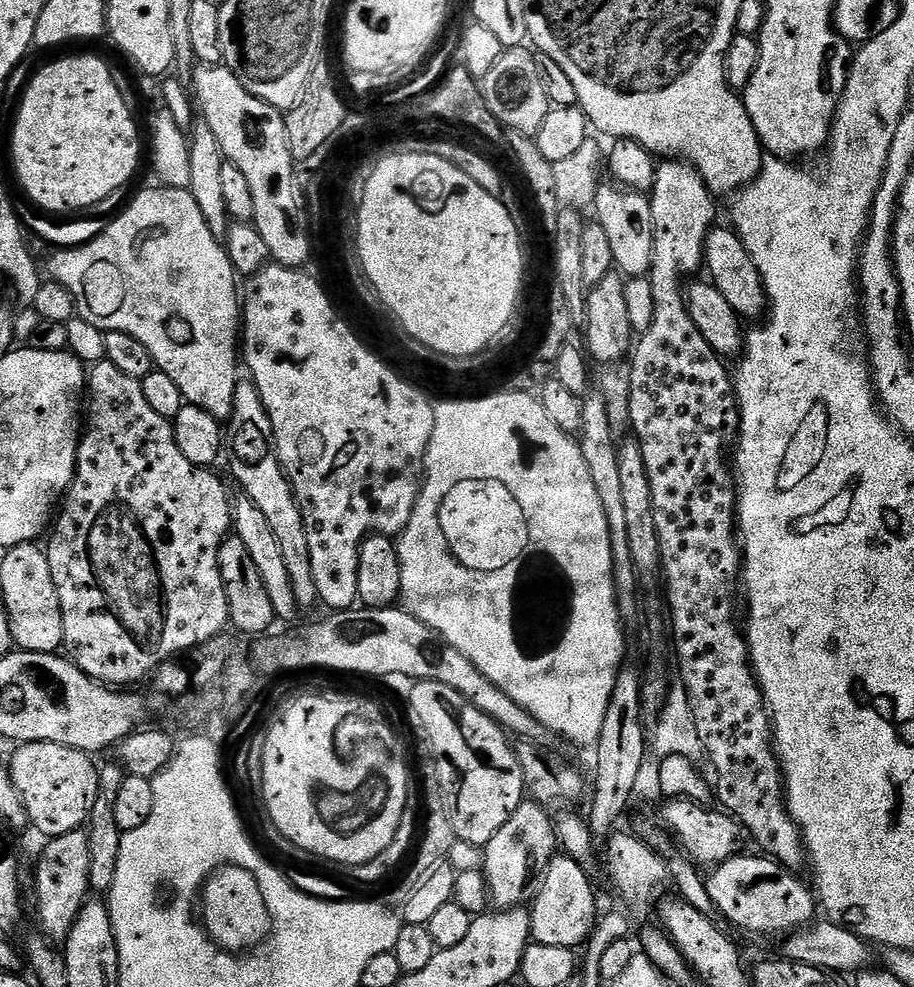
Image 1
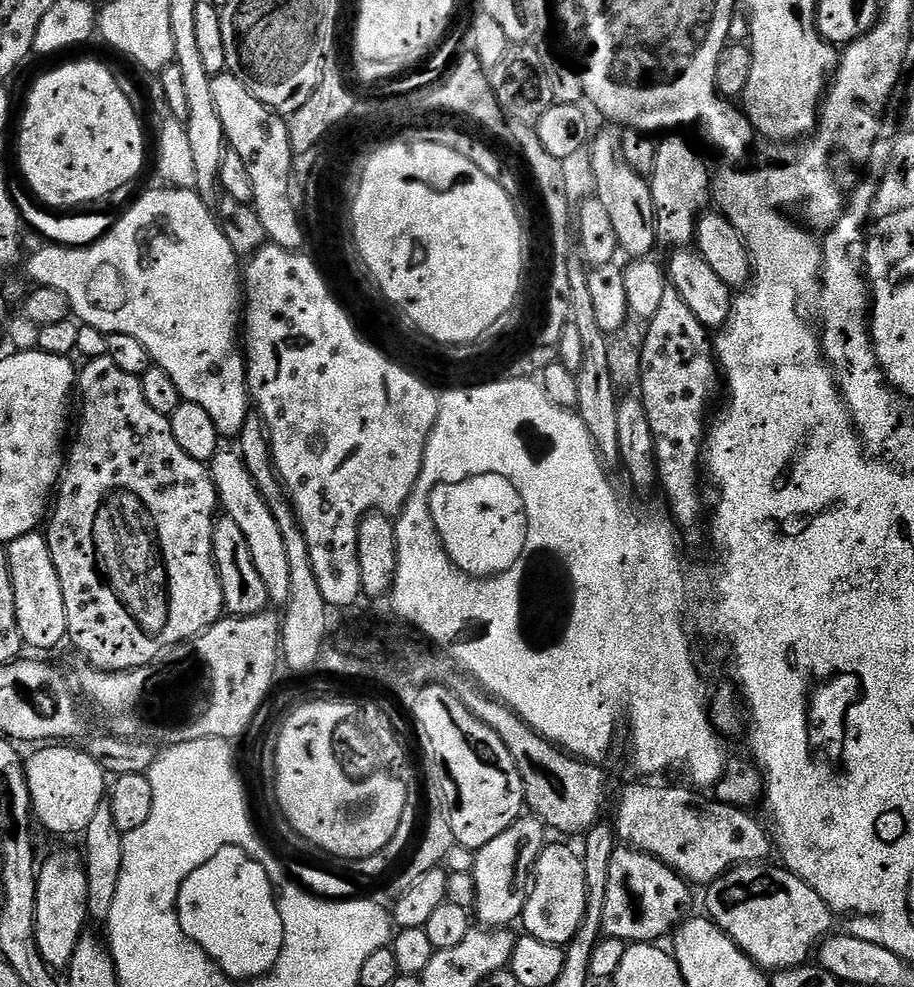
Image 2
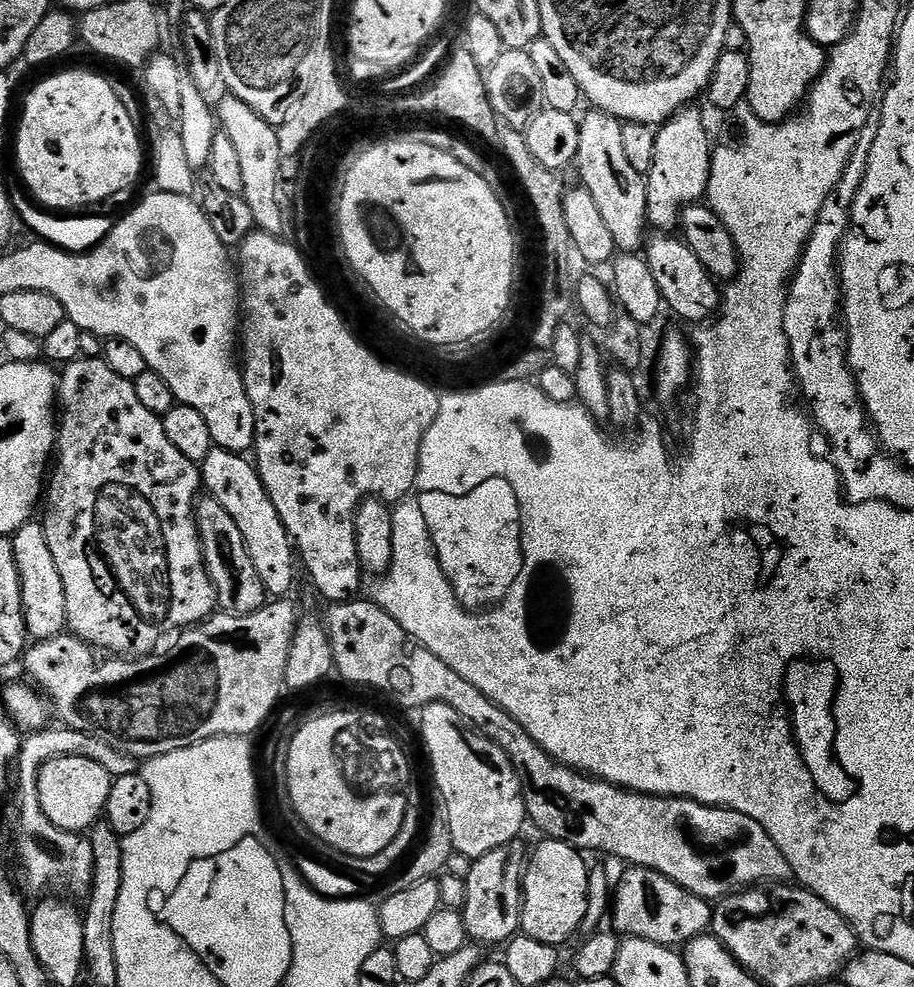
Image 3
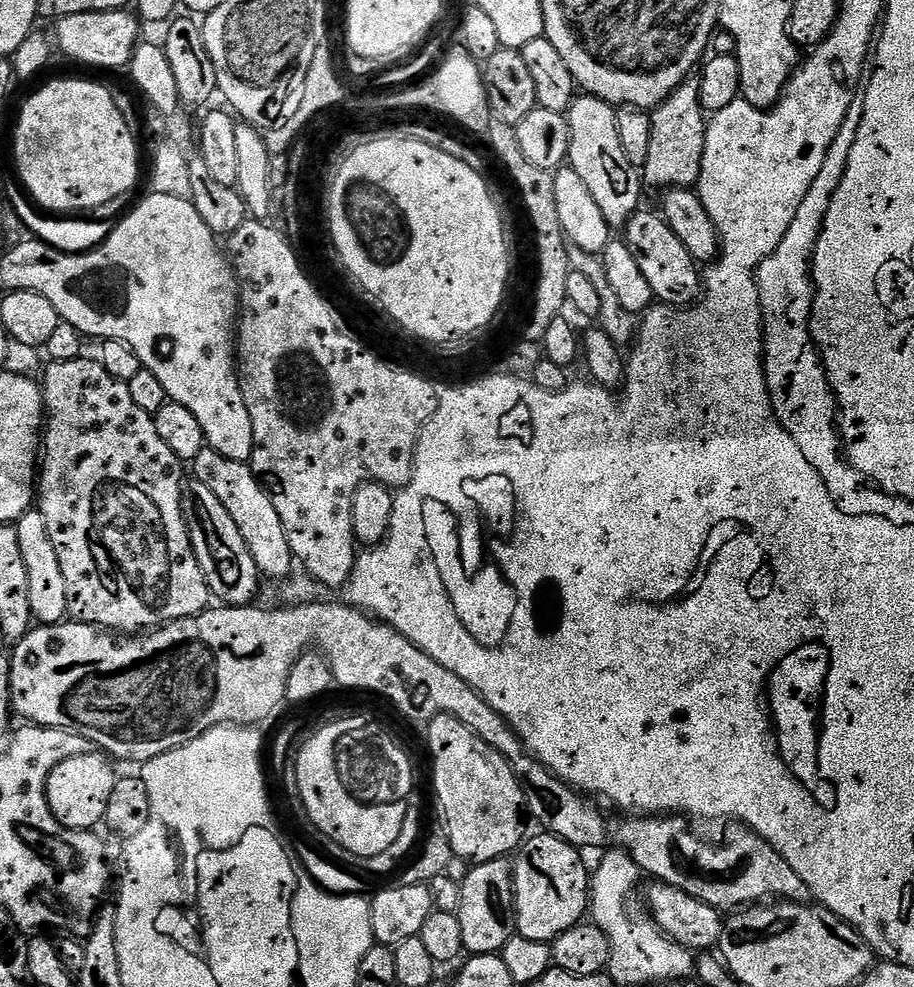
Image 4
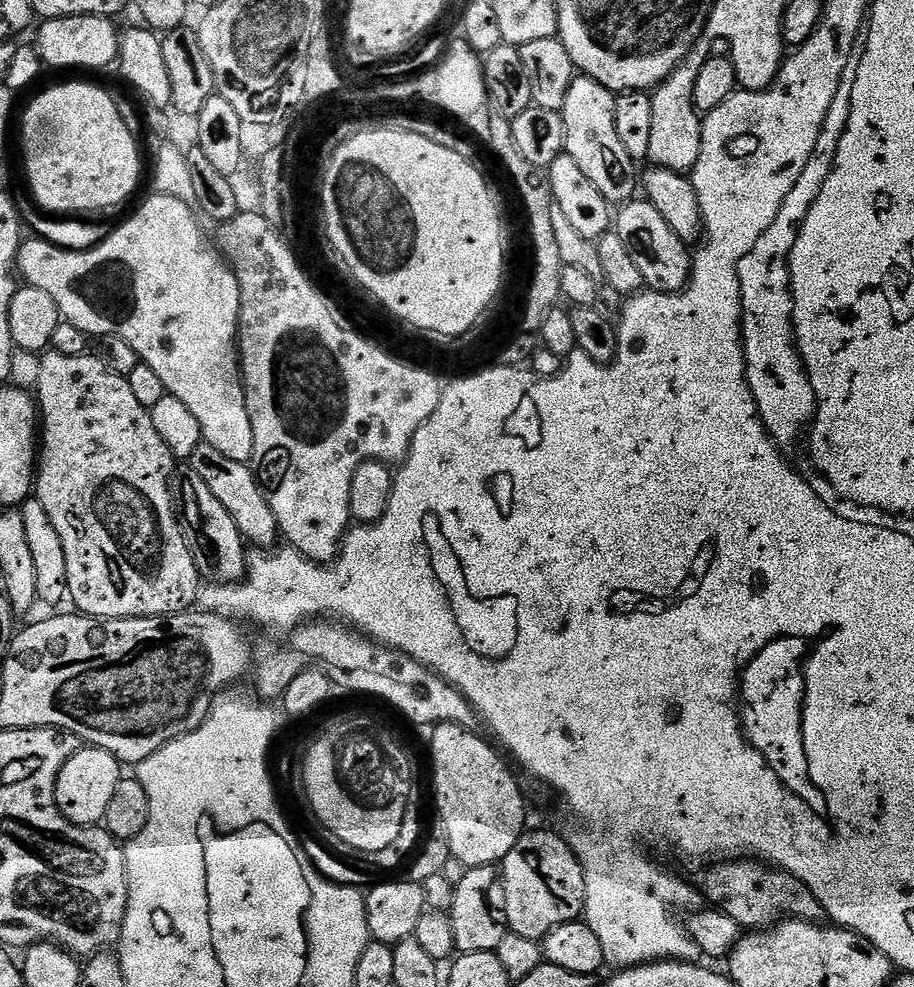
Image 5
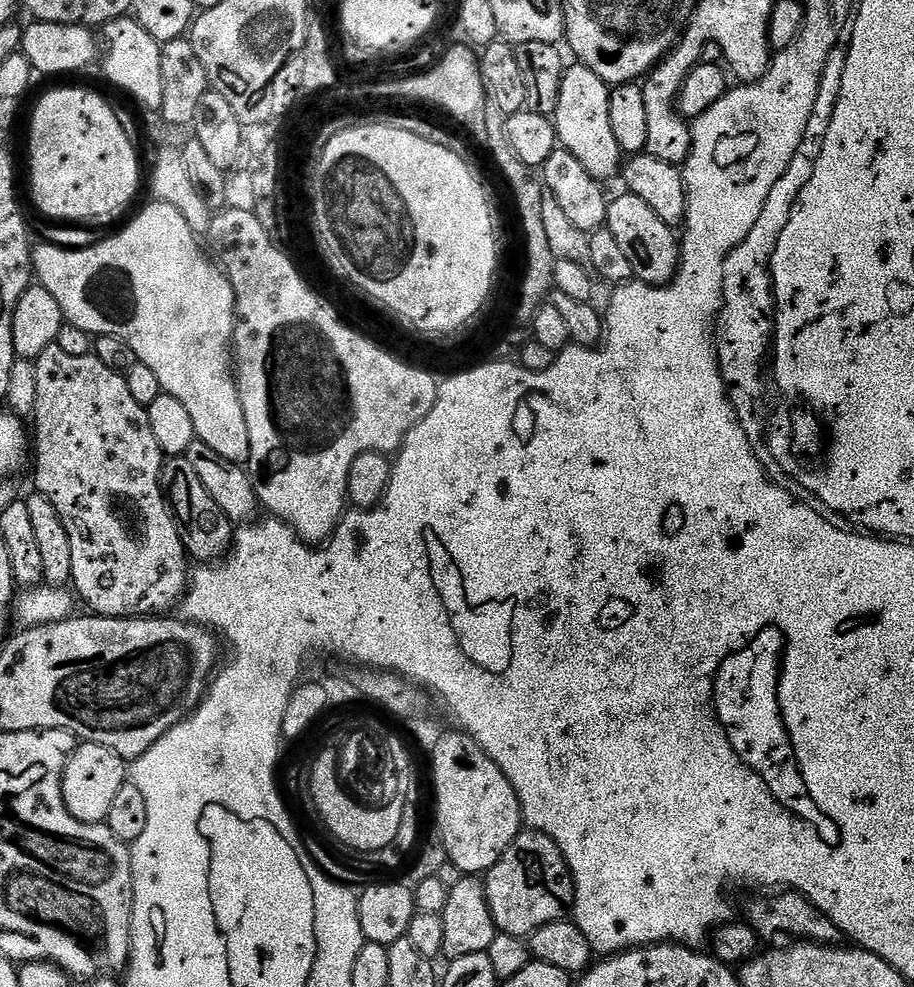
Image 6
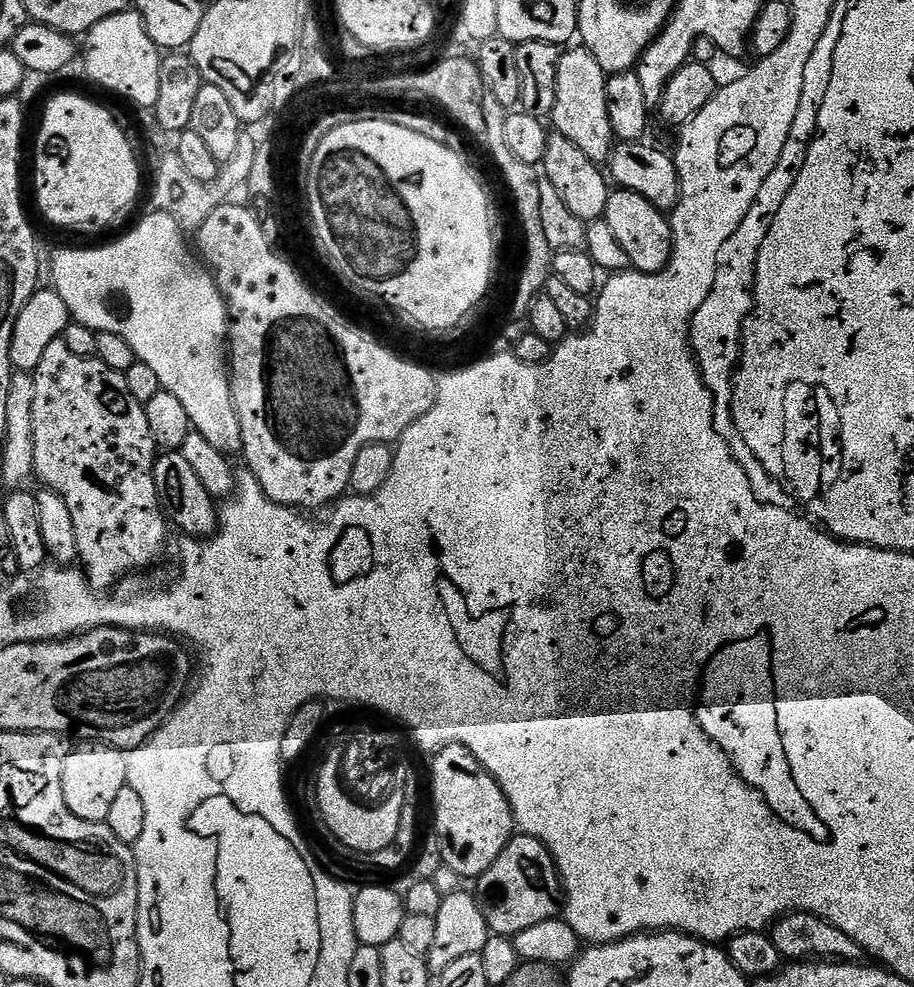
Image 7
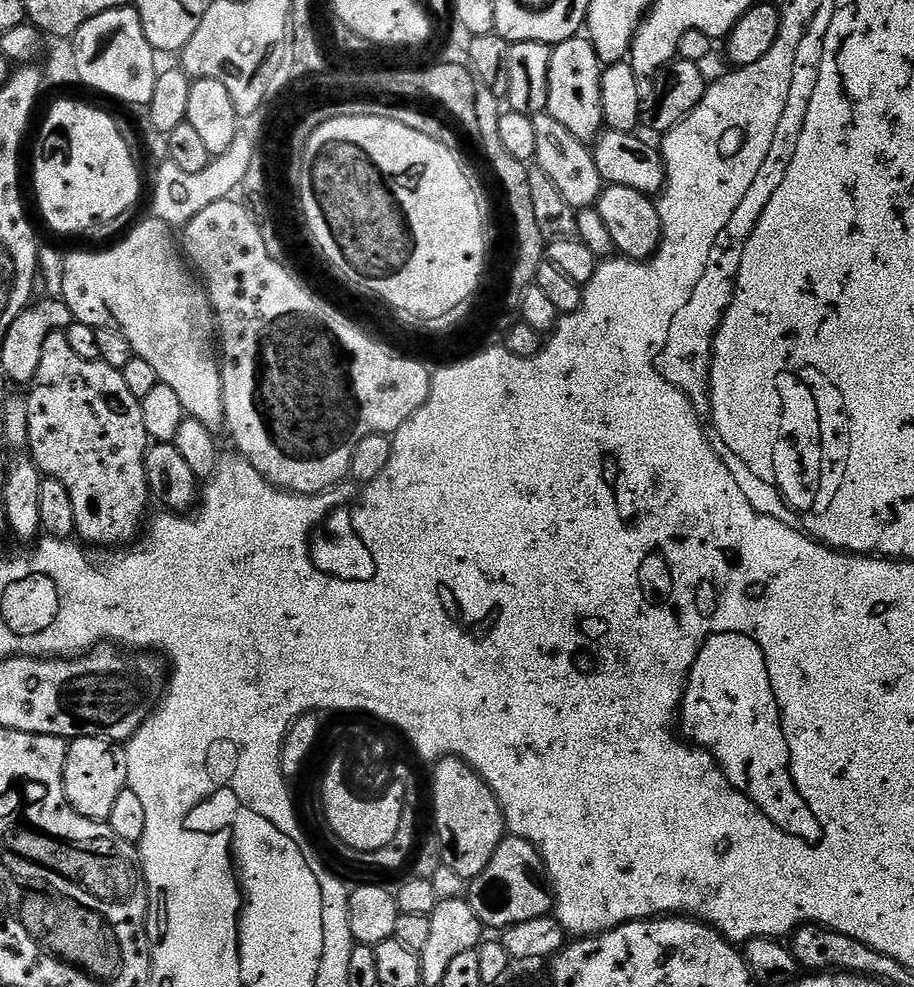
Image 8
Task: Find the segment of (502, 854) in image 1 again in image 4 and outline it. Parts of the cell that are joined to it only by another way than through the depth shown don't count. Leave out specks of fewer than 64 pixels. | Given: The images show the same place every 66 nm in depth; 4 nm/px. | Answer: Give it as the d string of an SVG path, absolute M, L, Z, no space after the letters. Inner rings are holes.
M507 859L491 860L469 867L468 876L460 885L460 908L456 911L462 922L464 952L473 956L499 953L516 932L516 899L512 893L512 864Z

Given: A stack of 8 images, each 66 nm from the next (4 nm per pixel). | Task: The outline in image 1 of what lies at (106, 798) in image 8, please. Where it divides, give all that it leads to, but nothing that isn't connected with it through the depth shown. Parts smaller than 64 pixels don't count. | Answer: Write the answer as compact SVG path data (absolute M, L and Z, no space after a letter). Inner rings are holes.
M34 742L20 744L12 756L10 771L14 778L14 786L18 794L22 794L22 802L26 806L29 825L44 835L44 838L70 834L81 831L87 825L89 816L94 810L94 798L98 798L98 774L100 769L97 761L87 752L79 752L61 744L50 742Z

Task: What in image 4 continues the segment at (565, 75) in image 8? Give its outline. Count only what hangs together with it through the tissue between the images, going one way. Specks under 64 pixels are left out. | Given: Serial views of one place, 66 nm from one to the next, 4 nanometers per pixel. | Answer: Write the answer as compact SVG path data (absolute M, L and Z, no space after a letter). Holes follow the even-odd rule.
M577 95L568 109L568 125L570 126L570 150L567 163L586 182L590 194L594 194L594 202L606 214L606 222L614 230L620 230L636 215L640 204L641 173L626 158L626 150L622 150L622 142L618 139L616 125L617 109L596 96Z

